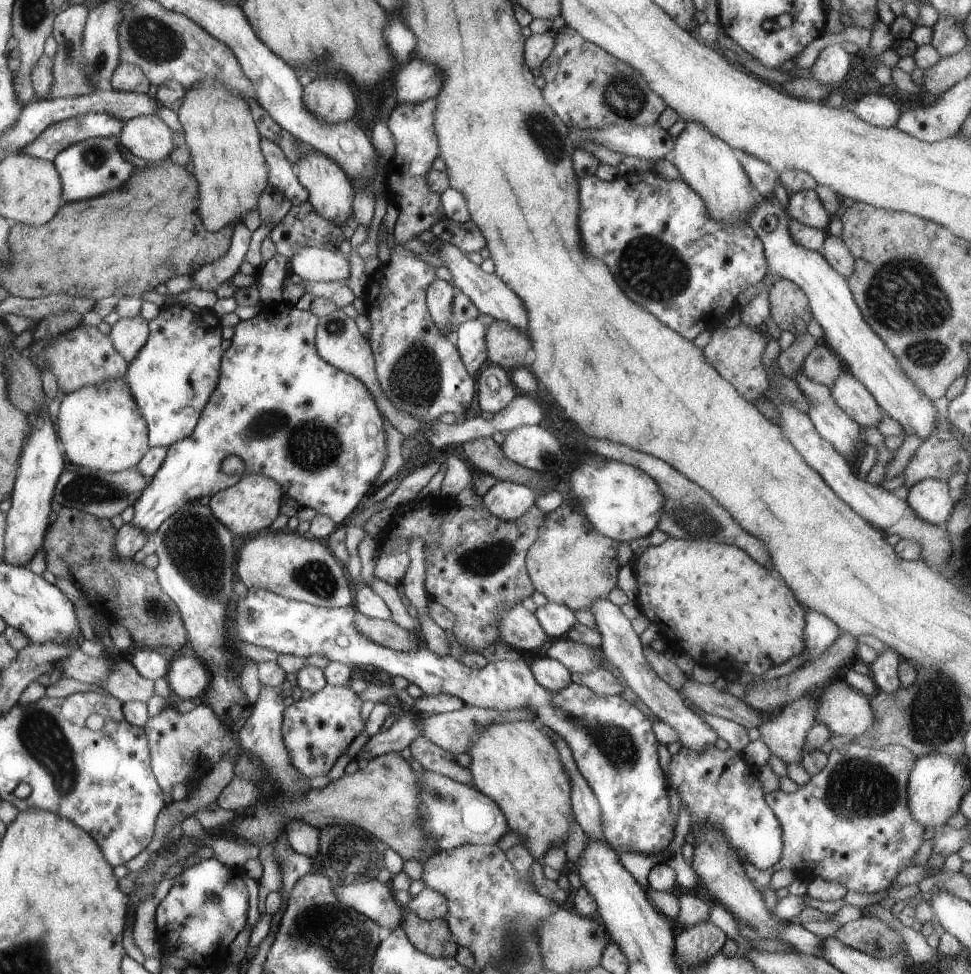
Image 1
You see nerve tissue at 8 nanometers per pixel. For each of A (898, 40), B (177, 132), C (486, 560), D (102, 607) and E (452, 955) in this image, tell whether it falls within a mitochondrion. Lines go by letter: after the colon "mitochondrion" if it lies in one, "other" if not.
A: other
B: other
C: mitochondrion
D: other
E: other

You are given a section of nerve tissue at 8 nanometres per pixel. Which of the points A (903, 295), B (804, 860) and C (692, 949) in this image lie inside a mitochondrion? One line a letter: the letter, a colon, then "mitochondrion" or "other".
A: mitochondrion
B: other
C: other

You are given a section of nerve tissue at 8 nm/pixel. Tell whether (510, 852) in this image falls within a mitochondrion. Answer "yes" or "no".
no

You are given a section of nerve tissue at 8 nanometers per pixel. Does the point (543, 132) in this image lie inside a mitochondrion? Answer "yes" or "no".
yes

